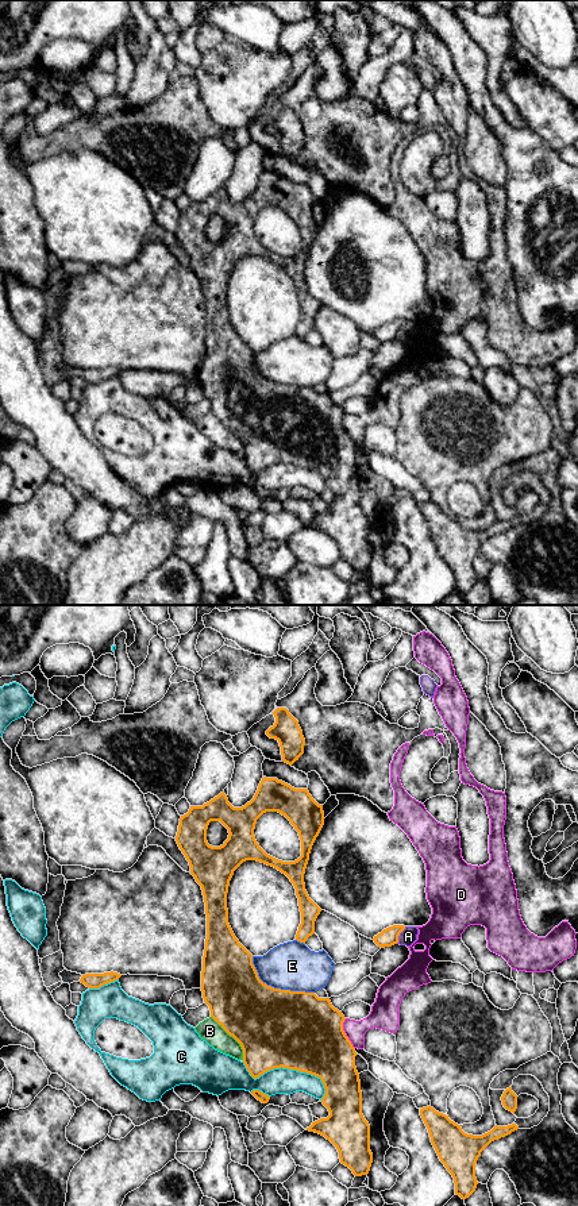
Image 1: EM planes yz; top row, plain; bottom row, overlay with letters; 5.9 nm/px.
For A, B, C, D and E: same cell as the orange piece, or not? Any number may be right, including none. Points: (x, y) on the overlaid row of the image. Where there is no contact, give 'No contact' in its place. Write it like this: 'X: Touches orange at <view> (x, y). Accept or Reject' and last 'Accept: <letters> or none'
A: Touches orange at yz (399, 935). Reject
B: Touches orange at yz (232, 1036). Reject
C: Touches orange at yz (286, 1067). Reject
D: Touches orange at yz (345, 1033). Reject
E: Touches orange at yz (276, 989). Reject
Accept: none

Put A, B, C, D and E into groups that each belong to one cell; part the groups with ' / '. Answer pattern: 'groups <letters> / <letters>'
groups A / B / C / D / E

